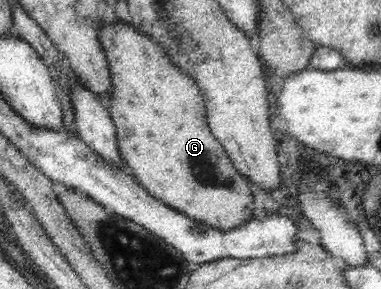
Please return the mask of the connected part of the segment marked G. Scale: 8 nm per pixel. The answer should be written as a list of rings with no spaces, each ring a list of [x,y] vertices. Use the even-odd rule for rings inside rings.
[[[101,19],[97,28],[111,78],[111,95],[105,99],[105,105],[115,124],[119,154],[131,168],[136,181],[151,197],[182,212],[189,219],[221,231],[229,231],[231,227],[243,225],[247,219],[251,219],[257,213],[253,184],[235,170],[223,144],[211,133],[205,100],[192,76],[177,67],[159,44],[137,31],[132,24],[124,23],[121,19],[115,23]]]

